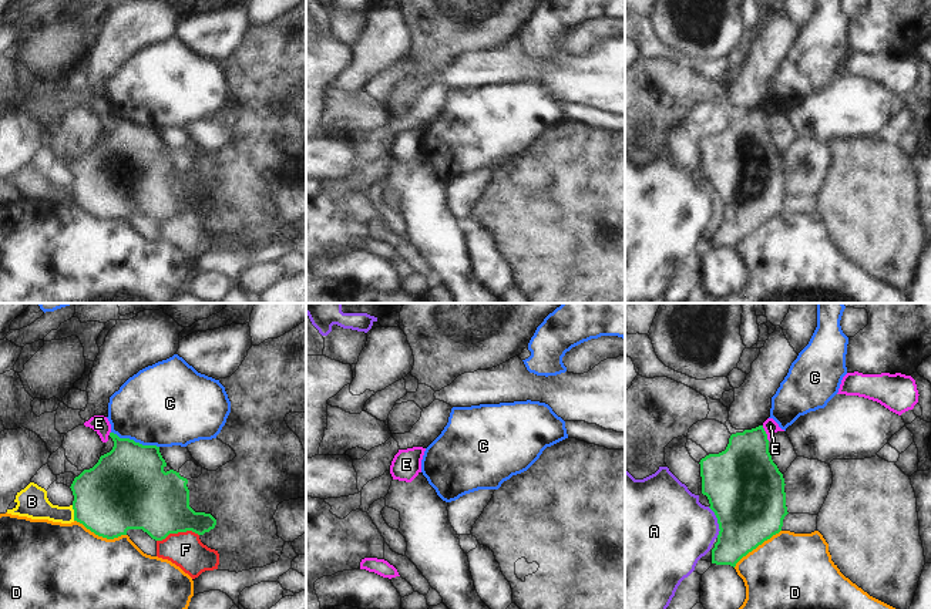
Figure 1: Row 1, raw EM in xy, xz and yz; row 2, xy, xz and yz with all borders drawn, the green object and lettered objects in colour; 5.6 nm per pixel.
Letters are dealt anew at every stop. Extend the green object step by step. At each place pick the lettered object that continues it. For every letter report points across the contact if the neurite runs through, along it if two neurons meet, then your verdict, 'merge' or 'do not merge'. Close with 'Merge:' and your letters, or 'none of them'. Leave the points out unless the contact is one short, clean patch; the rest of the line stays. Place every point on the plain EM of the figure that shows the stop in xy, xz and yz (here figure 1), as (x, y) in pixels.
A: border yz (708, 188), (716, 199), (718, 218); do not merge
B: do not merge
C: border xy (111, 113), (158, 128); do not merge
D: border xy (74, 201), (107, 219), (125, 216); do not merge
E: border yz (762, 107), (769, 121); do not merge
F: do not merge
Merge: none of them

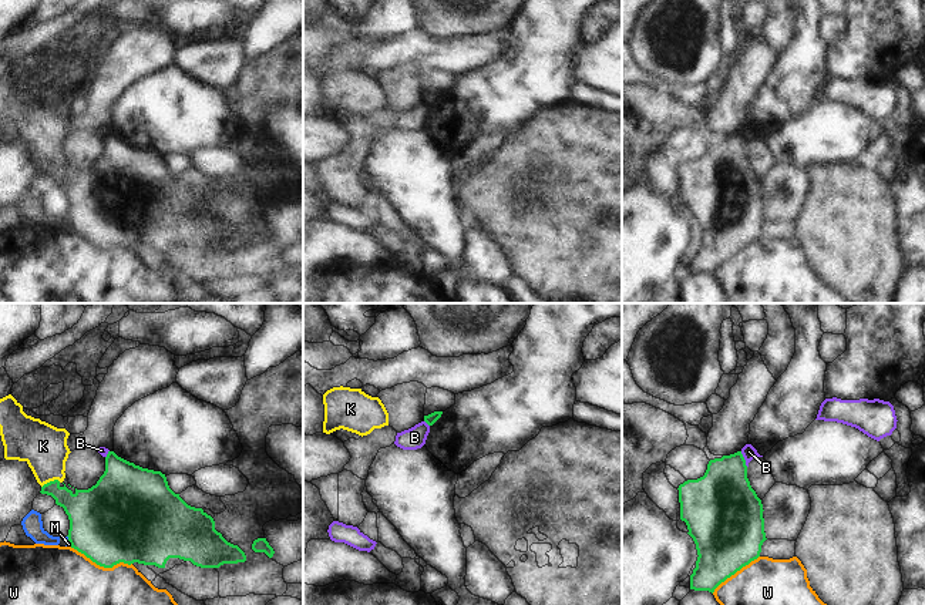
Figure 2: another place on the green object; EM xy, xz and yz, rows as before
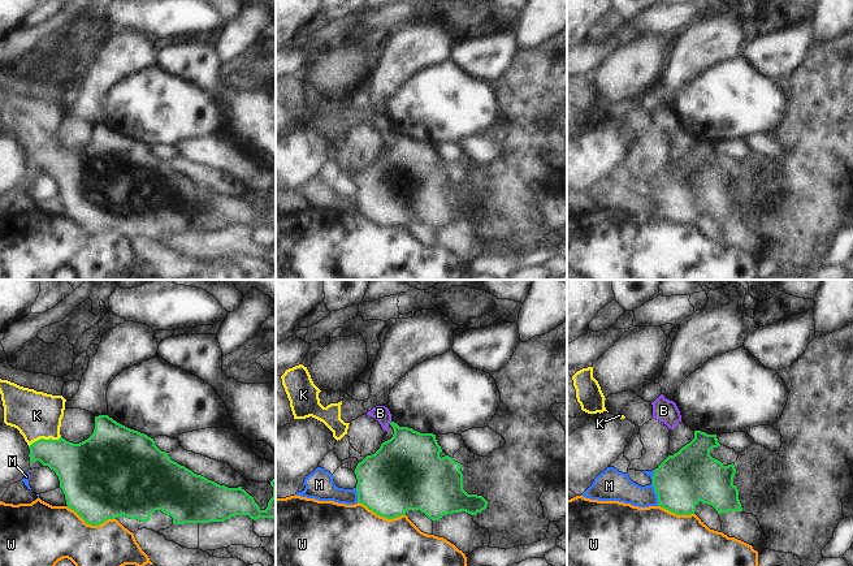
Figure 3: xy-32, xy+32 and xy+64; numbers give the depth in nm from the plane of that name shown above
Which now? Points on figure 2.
B: border yz (740, 133), (747, 147); do not merge
K: merge
M: do not merge
W: border xy (70, 228), (104, 248), (113, 248), (120, 244), (131, 245); do not merge
Merge: K

